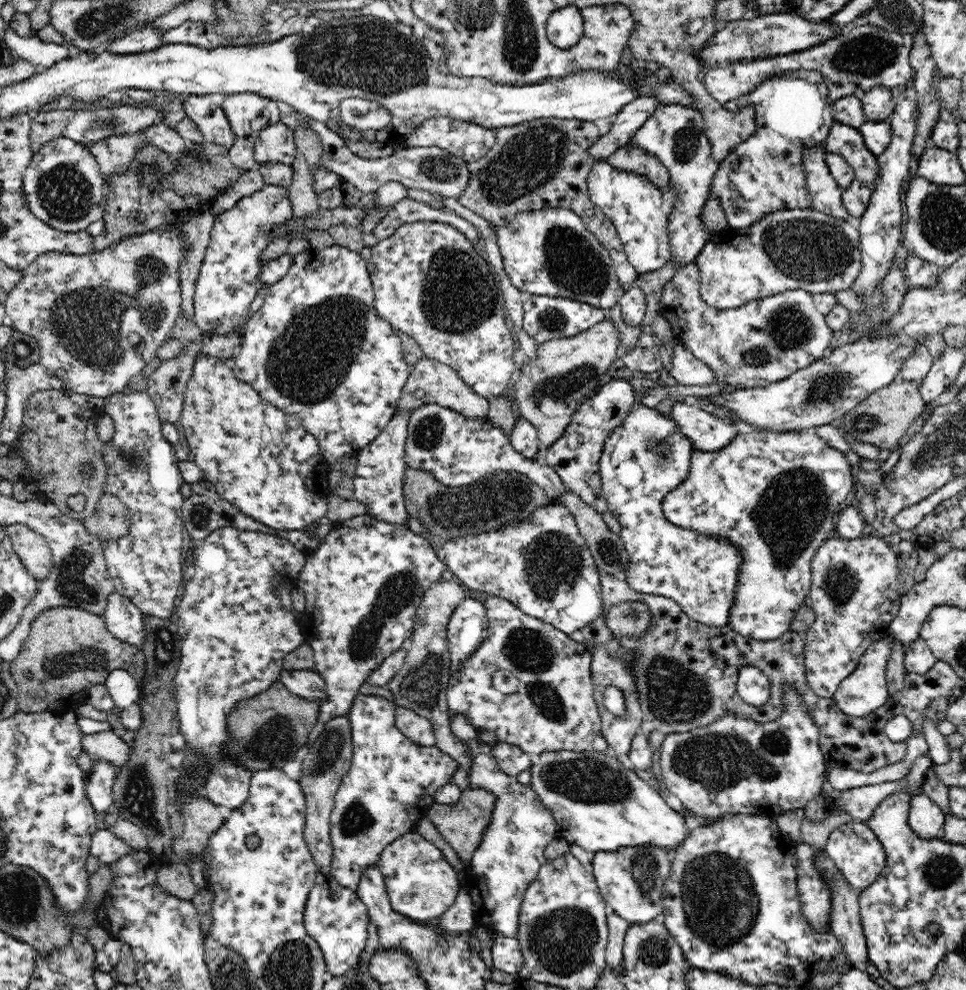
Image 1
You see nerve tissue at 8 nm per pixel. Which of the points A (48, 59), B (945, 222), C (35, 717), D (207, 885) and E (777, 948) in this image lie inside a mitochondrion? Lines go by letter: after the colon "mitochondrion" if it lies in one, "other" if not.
A: other
B: mitochondrion
C: other
D: other
E: other

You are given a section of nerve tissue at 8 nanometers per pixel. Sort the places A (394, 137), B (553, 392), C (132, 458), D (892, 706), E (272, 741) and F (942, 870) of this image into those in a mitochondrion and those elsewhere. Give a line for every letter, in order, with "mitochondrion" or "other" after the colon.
A: other
B: mitochondrion
C: mitochondrion
D: other
E: mitochondrion
F: mitochondrion

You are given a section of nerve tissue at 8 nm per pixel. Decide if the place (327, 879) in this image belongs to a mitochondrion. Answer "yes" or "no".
no

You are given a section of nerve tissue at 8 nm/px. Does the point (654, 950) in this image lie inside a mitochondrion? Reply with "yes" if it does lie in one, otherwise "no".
yes

